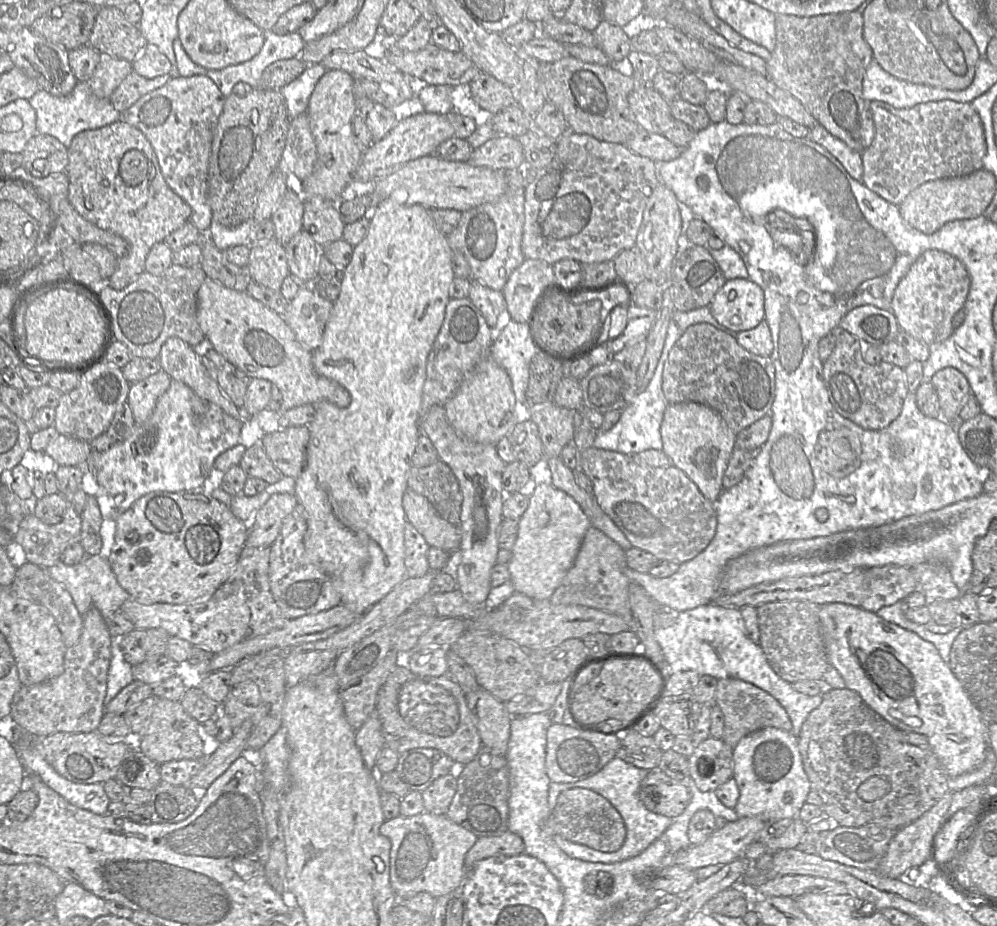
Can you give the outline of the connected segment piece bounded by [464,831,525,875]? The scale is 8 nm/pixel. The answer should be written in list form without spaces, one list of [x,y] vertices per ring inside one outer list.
[[[510,831],[494,836],[480,837],[467,852],[464,865],[467,875],[478,861],[494,856],[514,856],[525,853],[525,845],[520,836]]]

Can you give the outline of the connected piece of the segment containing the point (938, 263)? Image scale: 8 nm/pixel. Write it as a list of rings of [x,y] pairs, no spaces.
[[[936,249],[923,252],[897,285],[893,299],[894,313],[900,330],[928,347],[948,339],[954,332],[953,317],[966,302],[970,277],[956,257]]]

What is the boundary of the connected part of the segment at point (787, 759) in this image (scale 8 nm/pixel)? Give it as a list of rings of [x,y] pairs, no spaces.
[[[774,727],[755,731],[733,748],[733,761],[733,779],[740,792],[733,809],[739,817],[757,817],[769,823],[798,816],[812,787],[803,767],[797,736]]]

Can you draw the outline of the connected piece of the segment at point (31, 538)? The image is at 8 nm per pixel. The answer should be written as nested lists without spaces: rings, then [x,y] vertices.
[[[69,503],[57,524],[45,524],[30,512],[16,529],[7,530],[12,541],[22,548],[28,563],[47,569],[61,561],[68,545],[79,542],[81,516]]]

